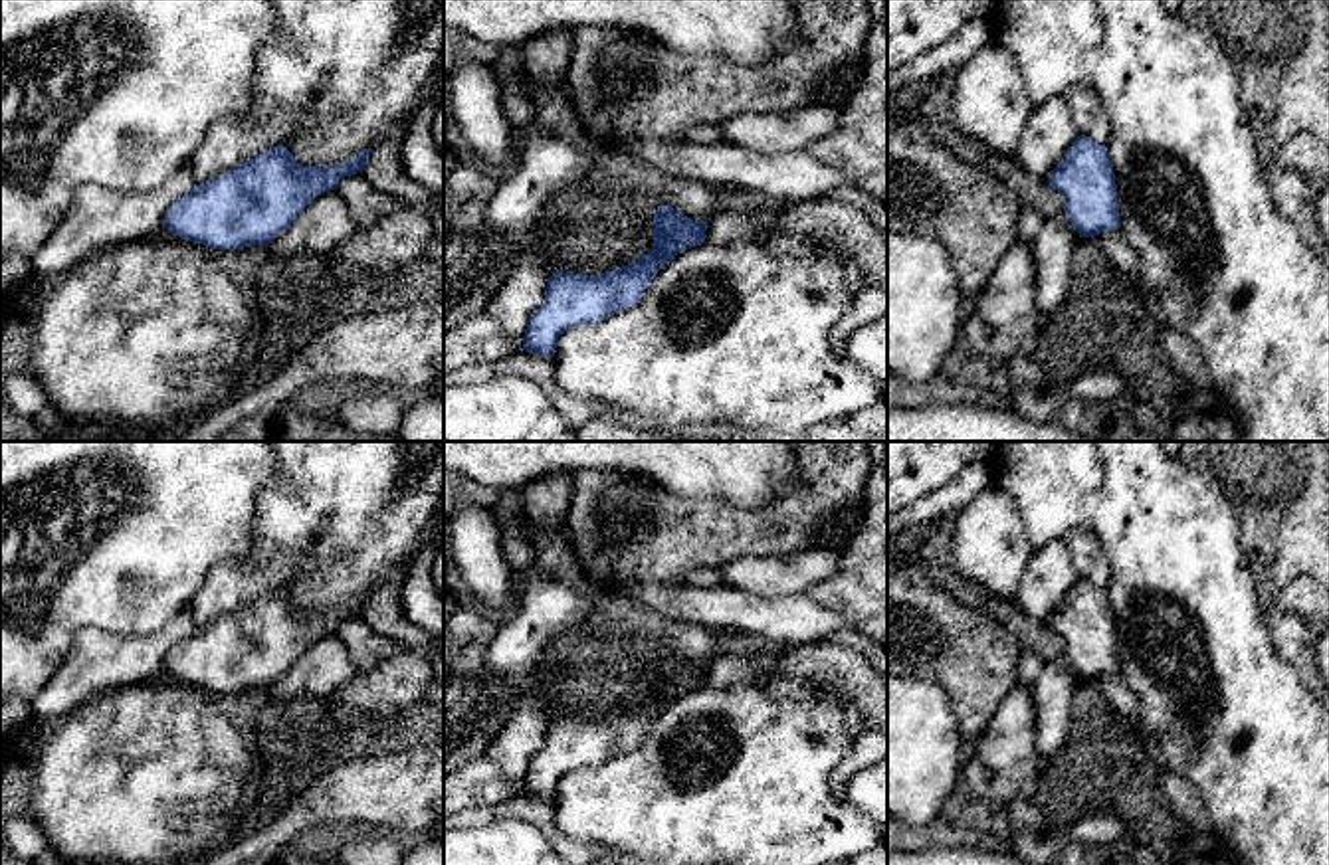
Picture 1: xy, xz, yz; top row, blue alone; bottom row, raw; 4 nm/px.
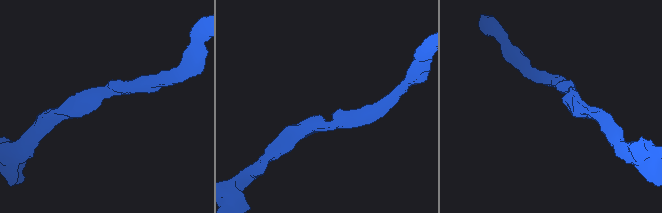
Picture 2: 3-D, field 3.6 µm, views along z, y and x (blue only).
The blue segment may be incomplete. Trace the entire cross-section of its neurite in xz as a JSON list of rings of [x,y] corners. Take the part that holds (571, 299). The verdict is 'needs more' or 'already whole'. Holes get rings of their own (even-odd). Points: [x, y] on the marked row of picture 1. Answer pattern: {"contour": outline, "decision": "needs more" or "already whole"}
{"contour": [[[665,204],[654,214],[654,245],[642,257],[602,275],[553,273],[543,305],[527,321],[523,350],[551,358],[564,331],[634,307],[665,263],[705,243],[705,232],[707,222],[693,222]]], "decision": "already whole"}

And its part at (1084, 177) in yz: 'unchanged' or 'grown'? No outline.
unchanged

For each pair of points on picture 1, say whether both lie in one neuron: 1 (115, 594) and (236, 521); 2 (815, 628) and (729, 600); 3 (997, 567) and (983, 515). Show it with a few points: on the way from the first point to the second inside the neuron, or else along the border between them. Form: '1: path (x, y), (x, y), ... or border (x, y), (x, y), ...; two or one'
1: path (145, 576), (201, 521), (206, 521); one
2: path (793, 620), (751, 614); one
3: path (993, 555), (989, 527); one

